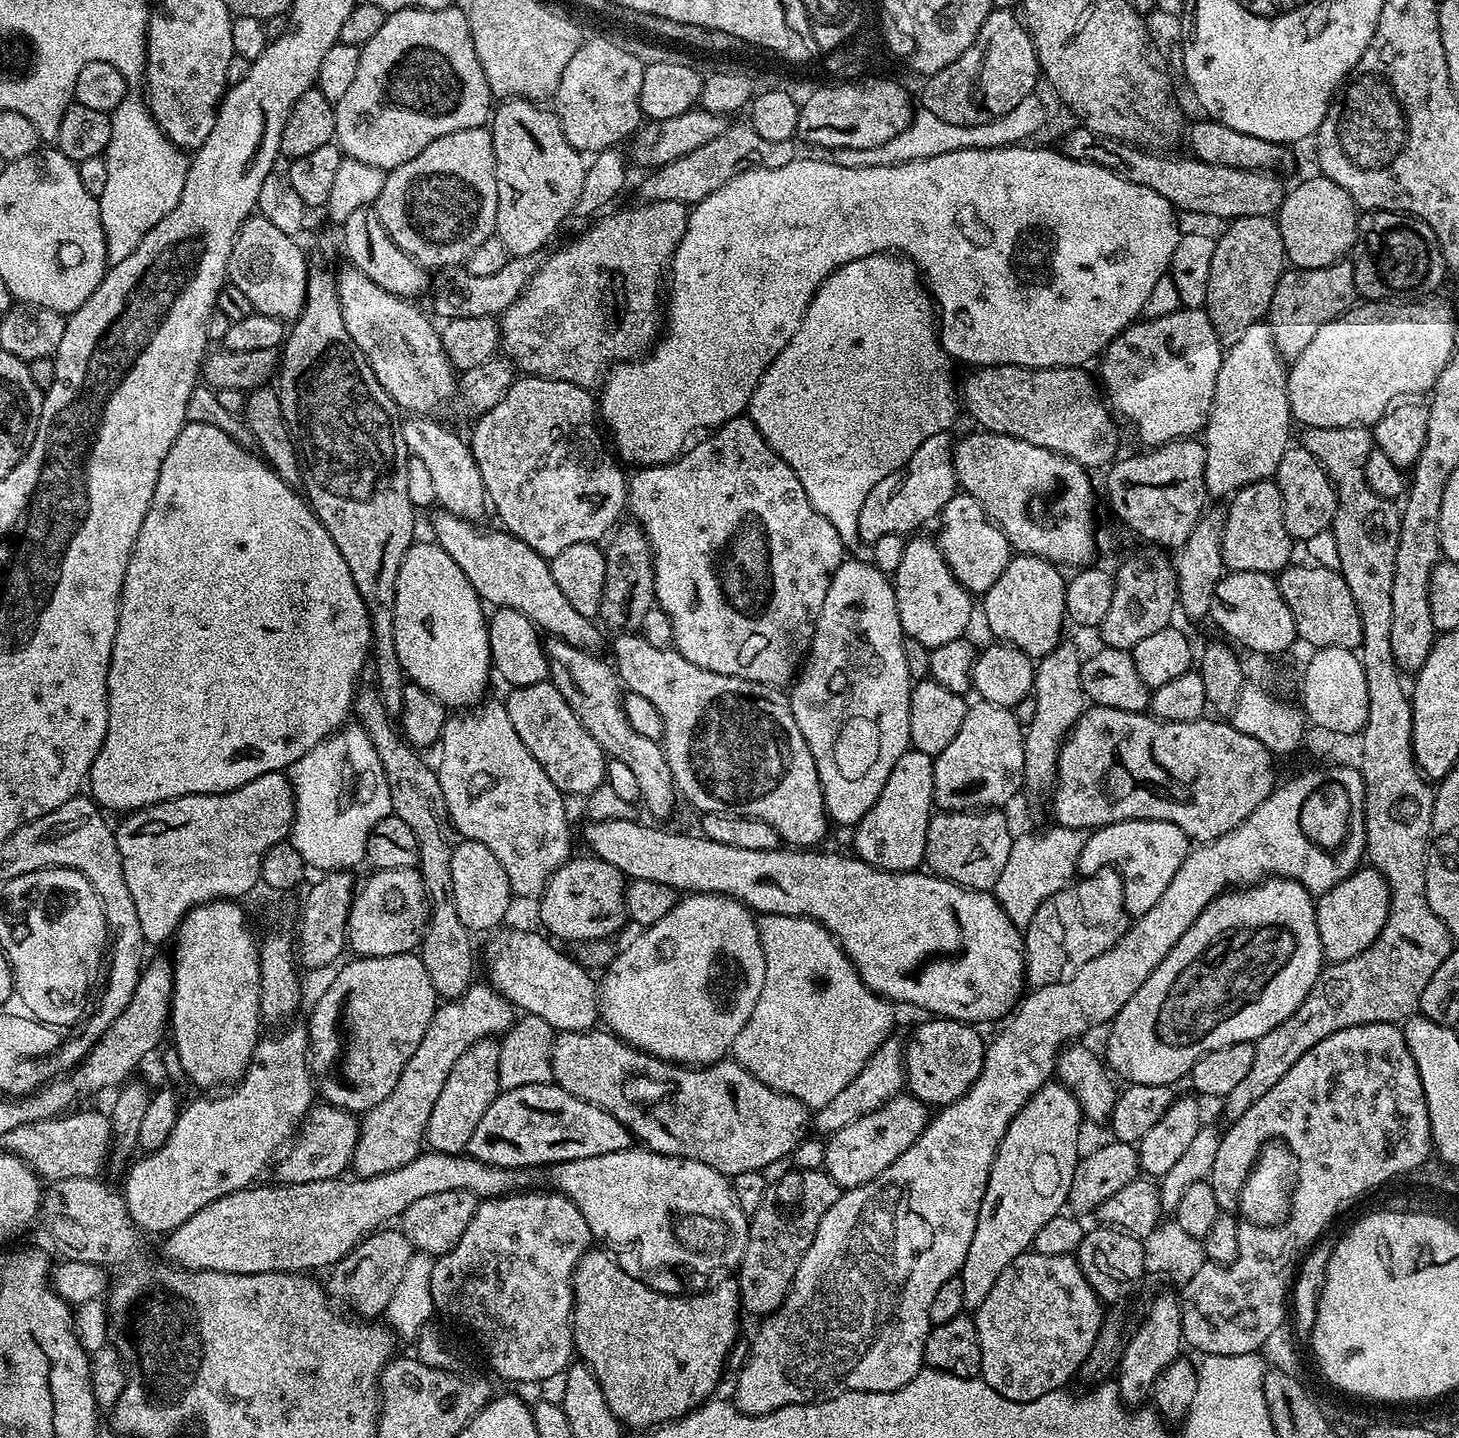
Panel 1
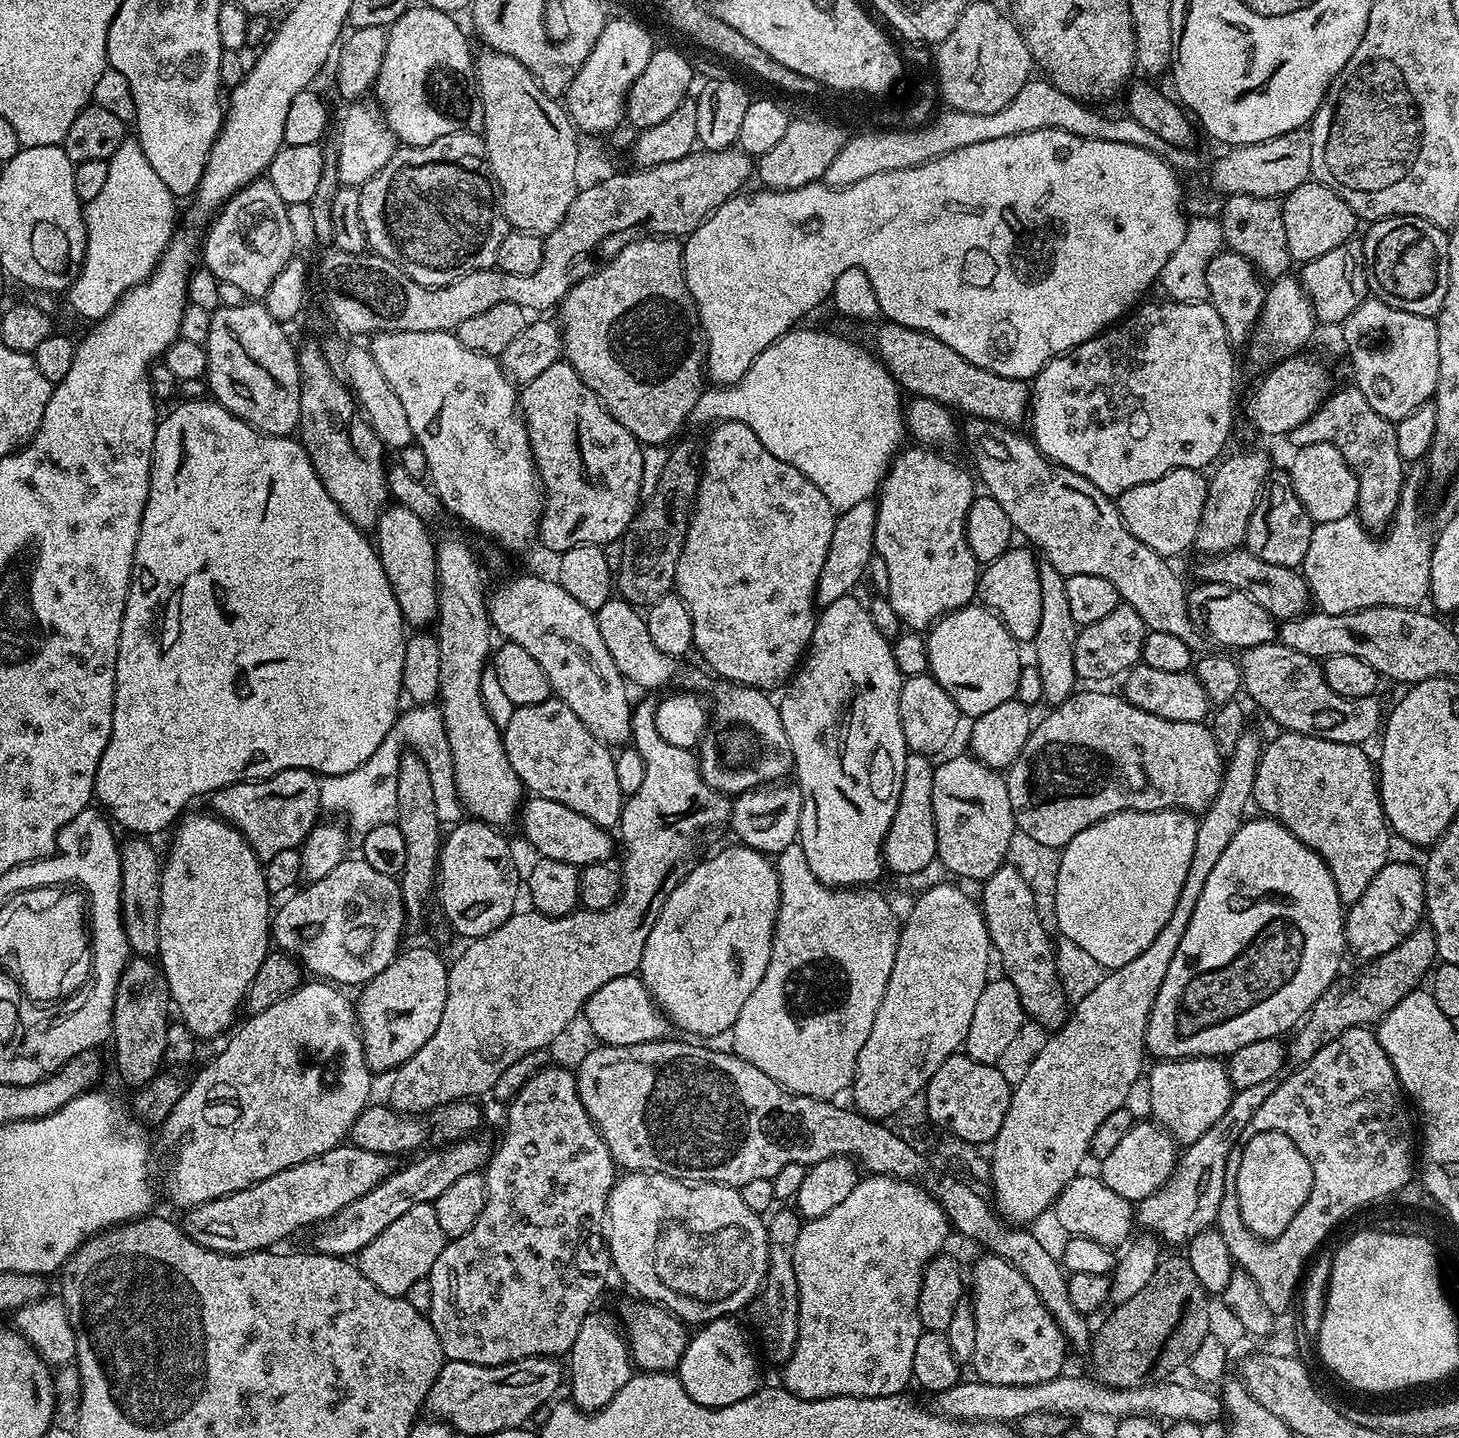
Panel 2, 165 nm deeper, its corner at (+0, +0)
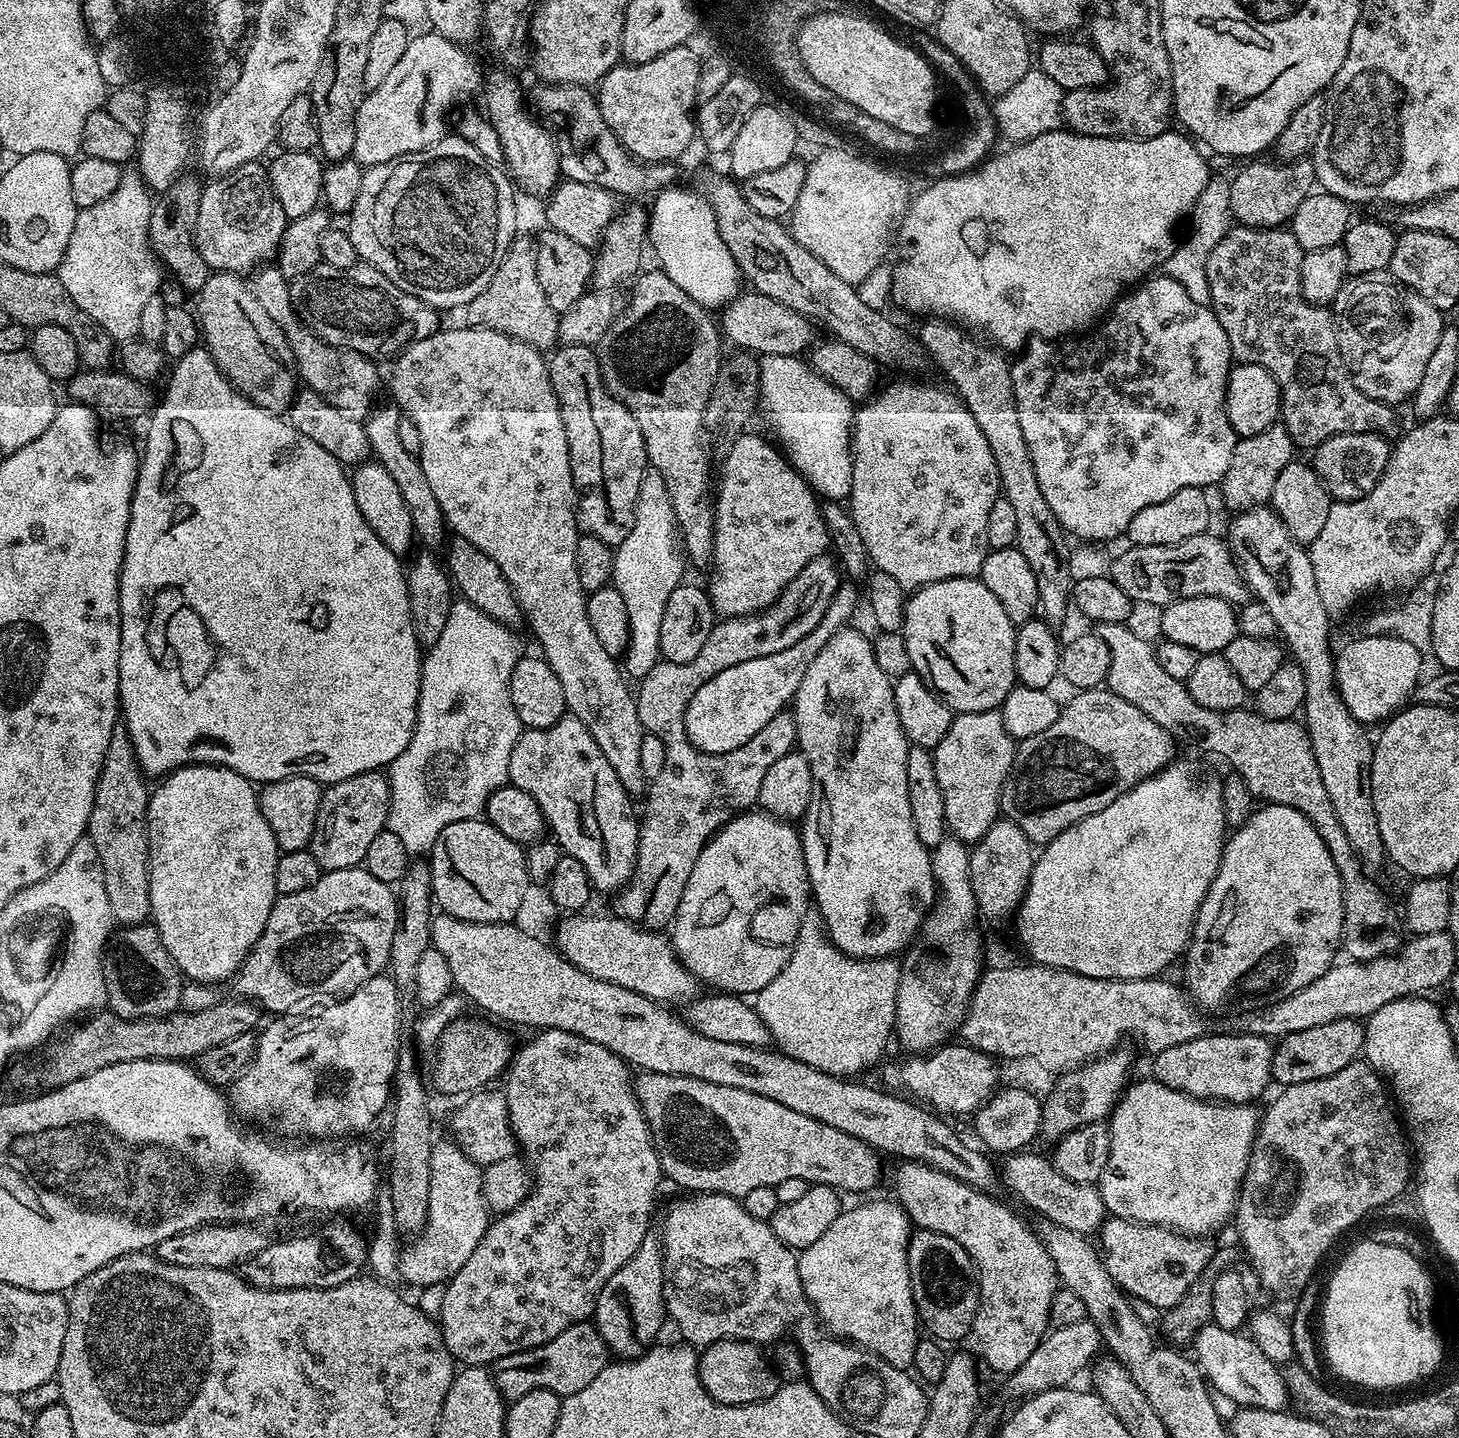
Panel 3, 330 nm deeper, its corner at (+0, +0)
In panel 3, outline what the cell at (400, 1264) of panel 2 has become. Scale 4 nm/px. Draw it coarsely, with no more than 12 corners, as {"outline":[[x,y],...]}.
{"outline":[[455,1139],[430,1154],[428,1216],[399,1279],[447,1284],[490,1223],[481,1165]]}

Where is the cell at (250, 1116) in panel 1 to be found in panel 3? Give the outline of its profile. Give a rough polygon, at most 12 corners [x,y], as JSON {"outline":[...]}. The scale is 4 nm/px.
{"outline":[[391,975],[317,1016],[277,1015],[230,1085],[245,1121],[300,1138],[385,1115]]}

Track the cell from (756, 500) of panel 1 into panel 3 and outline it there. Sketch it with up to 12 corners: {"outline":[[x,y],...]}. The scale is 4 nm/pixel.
{"outline":[[729,444],[714,496],[721,617],[775,604],[829,551],[816,492],[778,448]]}

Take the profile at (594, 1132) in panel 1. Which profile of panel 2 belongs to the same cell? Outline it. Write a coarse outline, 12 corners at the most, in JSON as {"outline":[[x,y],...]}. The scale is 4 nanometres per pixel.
{"outline":[[473,1134],[397,1167],[323,1221],[315,1251],[355,1257],[415,1204],[487,1165]]}

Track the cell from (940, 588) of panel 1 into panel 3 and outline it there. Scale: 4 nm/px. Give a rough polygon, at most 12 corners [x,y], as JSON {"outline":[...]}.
{"outline":[[947,387],[855,409],[847,503],[906,590],[979,577],[1000,471]]}

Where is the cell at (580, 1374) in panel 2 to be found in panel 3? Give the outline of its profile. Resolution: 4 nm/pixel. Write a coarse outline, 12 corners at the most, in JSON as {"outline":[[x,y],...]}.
{"outline":[[649,1230],[602,1286],[594,1323],[635,1360],[666,1324],[664,1250]]}

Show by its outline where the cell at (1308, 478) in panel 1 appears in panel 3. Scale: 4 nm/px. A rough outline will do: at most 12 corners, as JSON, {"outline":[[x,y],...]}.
{"outline":[[1337,432],[1310,463],[1333,501],[1374,490],[1390,444]]}

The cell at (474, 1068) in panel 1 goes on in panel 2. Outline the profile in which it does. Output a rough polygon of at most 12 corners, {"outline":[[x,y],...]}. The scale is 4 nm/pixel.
{"outline":[[341,1142],[189,1209],[192,1241],[240,1255],[331,1219],[393,1157]]}

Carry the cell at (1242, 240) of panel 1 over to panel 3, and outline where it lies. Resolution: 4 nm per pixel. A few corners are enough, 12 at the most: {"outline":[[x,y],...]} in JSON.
{"outline":[[1256,158],[1231,177],[1237,225],[1278,228],[1317,187],[1311,159]]}

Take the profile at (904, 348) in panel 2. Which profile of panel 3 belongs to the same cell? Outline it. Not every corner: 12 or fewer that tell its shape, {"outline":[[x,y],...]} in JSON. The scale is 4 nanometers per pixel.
{"outline":[[755,290],[724,305],[727,343],[760,358],[800,356],[813,321]]}

